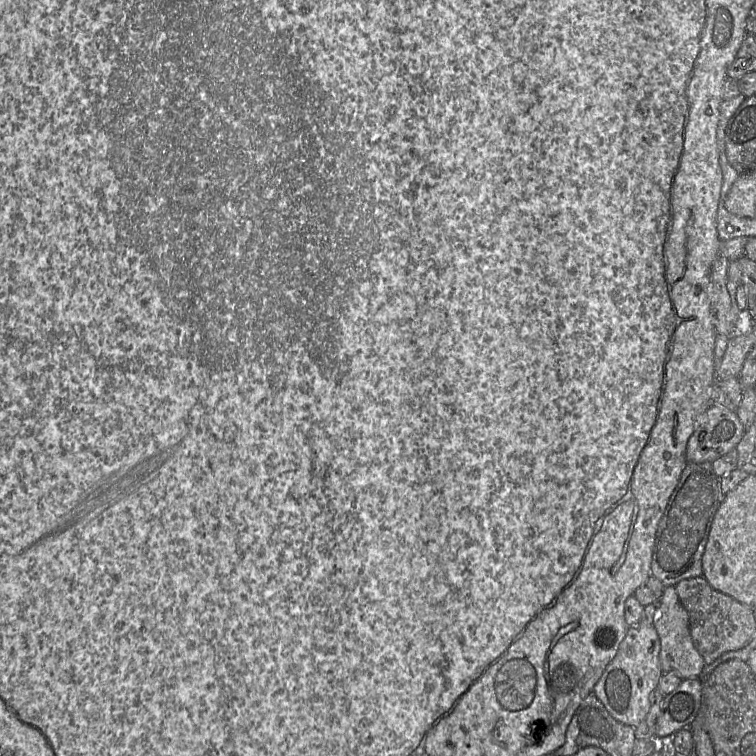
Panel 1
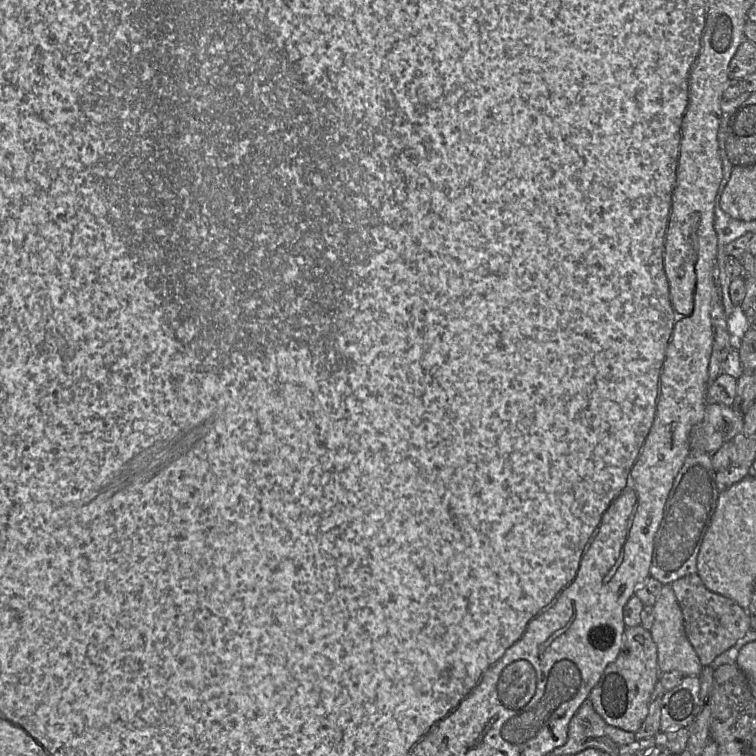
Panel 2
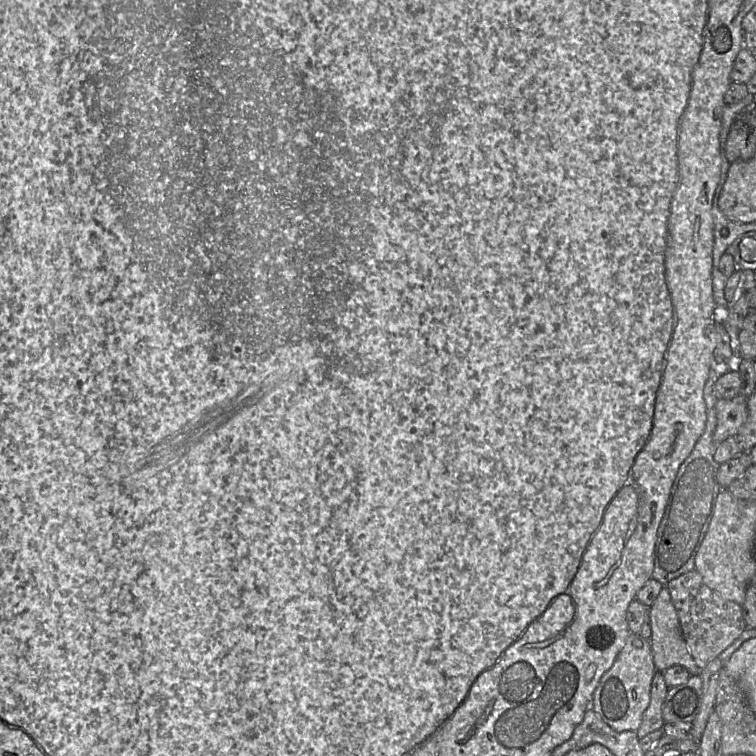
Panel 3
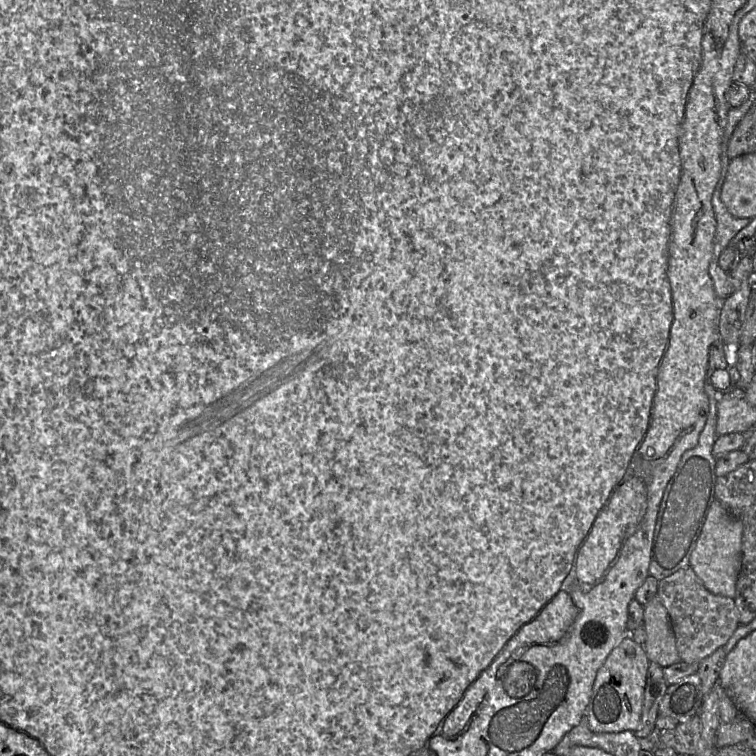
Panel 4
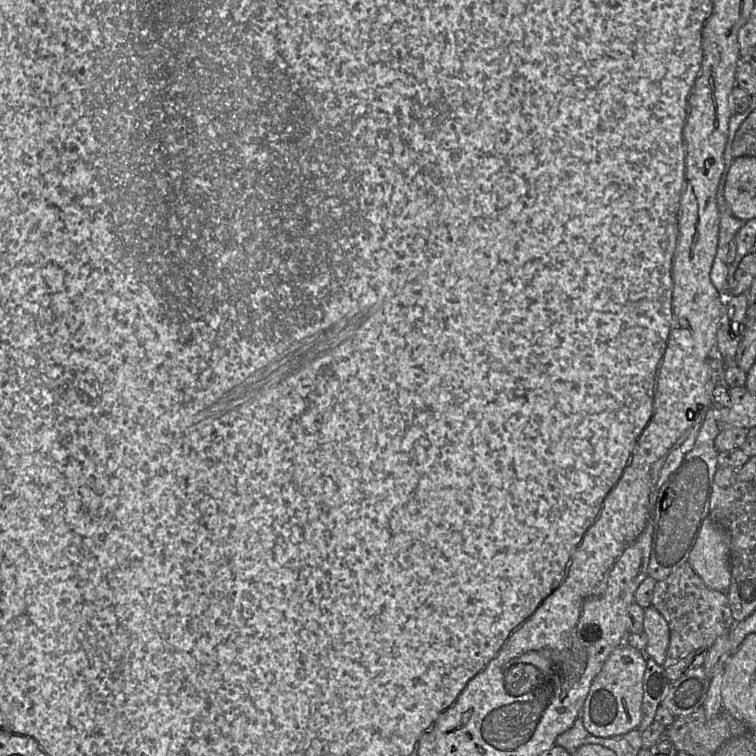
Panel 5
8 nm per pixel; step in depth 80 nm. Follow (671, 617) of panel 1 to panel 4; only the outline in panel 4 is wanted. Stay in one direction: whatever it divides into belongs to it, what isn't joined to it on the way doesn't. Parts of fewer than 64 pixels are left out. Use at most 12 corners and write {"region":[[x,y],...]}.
{"region":[[658,595],[644,605],[642,647],[663,668],[681,661]]}

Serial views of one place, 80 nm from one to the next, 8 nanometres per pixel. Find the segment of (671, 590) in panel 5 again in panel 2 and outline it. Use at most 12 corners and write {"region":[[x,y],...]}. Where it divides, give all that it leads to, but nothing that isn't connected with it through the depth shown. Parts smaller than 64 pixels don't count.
{"region":[[697,573],[670,585],[703,667],[751,629]]}

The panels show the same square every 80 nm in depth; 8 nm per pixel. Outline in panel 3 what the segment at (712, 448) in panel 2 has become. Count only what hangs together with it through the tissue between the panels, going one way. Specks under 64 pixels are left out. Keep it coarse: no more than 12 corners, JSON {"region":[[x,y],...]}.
{"region":[[747,398],[717,399],[715,444],[736,436],[747,419]]}

